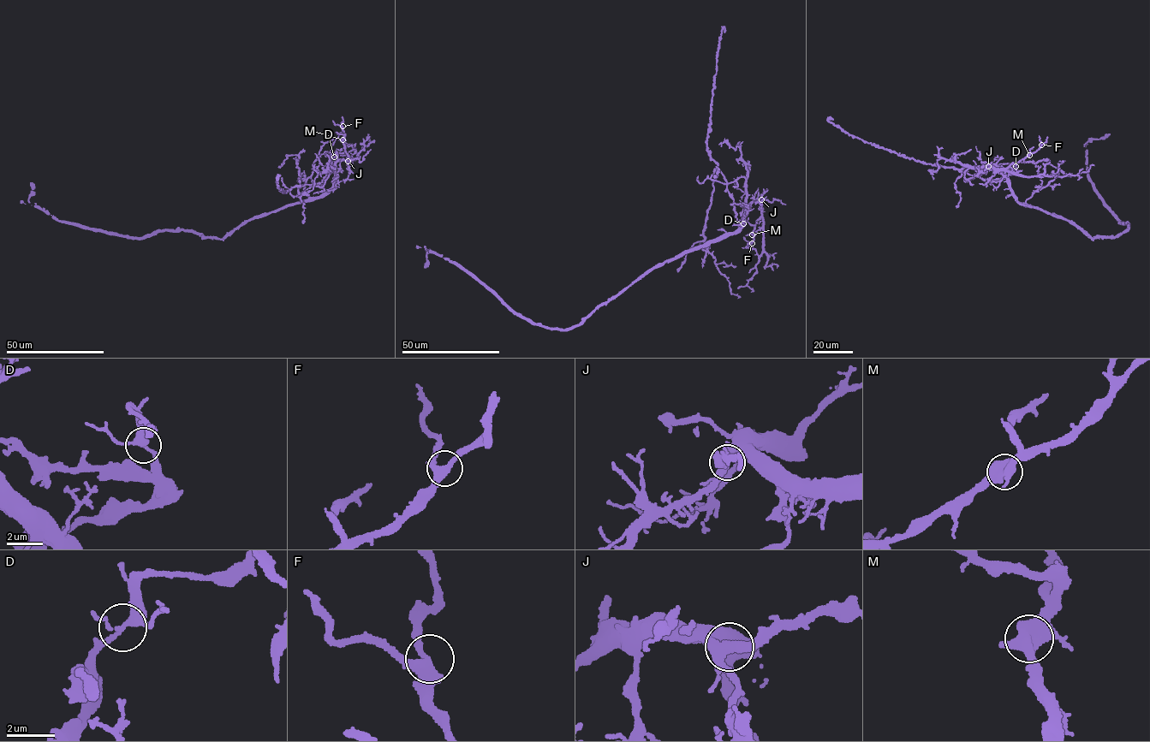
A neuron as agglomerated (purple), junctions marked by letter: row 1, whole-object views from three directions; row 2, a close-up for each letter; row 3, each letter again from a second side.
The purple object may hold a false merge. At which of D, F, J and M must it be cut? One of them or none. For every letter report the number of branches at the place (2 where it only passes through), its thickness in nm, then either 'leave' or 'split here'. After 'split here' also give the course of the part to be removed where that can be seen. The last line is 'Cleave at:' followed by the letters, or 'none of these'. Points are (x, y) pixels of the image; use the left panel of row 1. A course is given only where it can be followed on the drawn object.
D: 4 branches meet; 280 nm thick; split here; foreign part runs (334, 157), (320, 182), (293, 187), (283, 193), (277, 183), (280, 175)
F: 3 branches meet; 340 nm thick; leave
J: 4 branches meet; 360 nm thick; leave
M: 4 branches meet; 550 nm thick; leave
Cleave at: D

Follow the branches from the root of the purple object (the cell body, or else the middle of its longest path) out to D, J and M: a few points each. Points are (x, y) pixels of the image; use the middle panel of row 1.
D: (696, 248), (734, 233), (742, 222), (746, 209), (758, 201), (760, 218), (754, 224), (743, 223)
J: (696, 248), (734, 233), (742, 222), (746, 209), (753, 202), (761, 199)
M: (696, 248), (734, 233), (742, 222), (746, 209), (758, 201), (761, 216), (752, 234)

